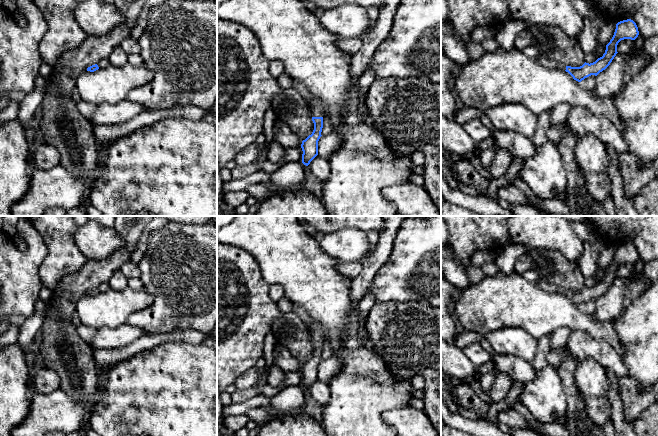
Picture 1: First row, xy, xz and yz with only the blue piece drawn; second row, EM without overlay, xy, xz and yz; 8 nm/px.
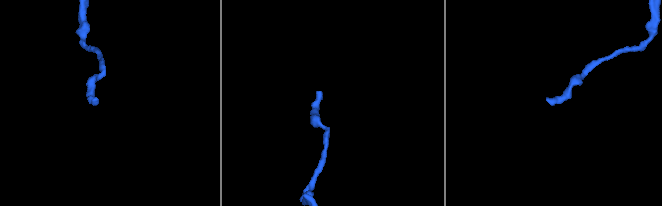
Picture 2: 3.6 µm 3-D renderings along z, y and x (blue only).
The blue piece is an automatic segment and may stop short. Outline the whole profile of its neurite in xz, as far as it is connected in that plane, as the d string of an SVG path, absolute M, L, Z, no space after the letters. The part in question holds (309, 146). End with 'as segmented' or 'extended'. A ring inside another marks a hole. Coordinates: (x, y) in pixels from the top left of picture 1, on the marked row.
M314 101L314 106L311 110L314 130L305 140L302 141L301 148L302 163L306 166L318 155L318 141L320 139L323 128L323 106L319 101Z | extended

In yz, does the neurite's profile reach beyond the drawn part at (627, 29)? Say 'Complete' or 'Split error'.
Split error

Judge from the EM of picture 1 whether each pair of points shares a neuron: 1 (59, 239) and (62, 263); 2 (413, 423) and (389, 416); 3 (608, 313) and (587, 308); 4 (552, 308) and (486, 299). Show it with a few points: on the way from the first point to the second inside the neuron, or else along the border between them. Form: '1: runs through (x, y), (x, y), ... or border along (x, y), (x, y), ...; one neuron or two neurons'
1: runs through (61, 245), (62, 257); one neuron
2: runs through (407, 421), (395, 417); one neuron
3: border along (596, 300), (596, 309), (592, 313); two neurons
4: runs through (536, 308), (530, 308), (513, 301), (502, 301); one neuron

